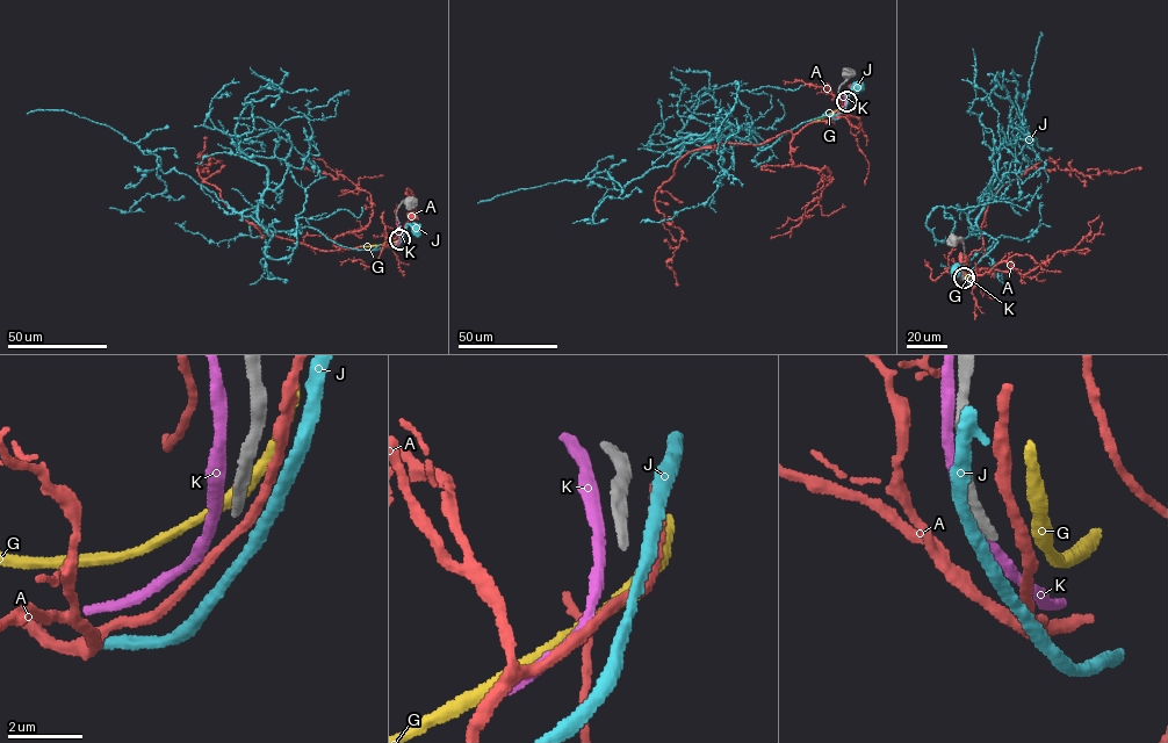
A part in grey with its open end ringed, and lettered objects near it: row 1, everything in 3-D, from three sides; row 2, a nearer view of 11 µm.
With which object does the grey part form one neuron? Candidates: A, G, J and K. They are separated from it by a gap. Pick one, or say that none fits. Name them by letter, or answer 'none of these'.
none of these

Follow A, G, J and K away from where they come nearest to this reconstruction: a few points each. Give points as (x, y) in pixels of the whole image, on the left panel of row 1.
A: (401, 239), (412, 215)
G: (399, 239), (360, 246)
J: (401, 240), (410, 224), (417, 231)
K: (398, 240), (397, 219)

